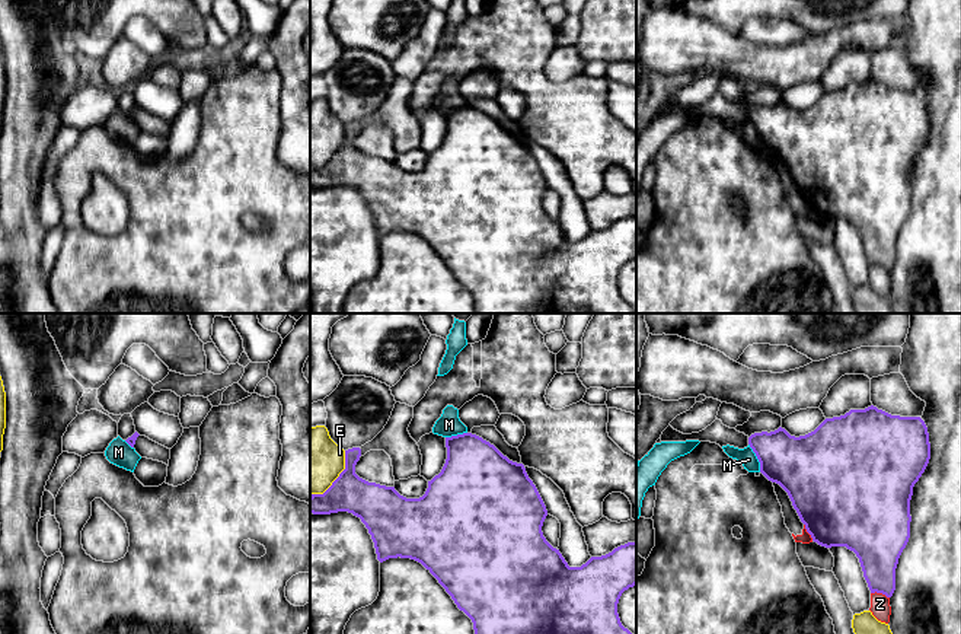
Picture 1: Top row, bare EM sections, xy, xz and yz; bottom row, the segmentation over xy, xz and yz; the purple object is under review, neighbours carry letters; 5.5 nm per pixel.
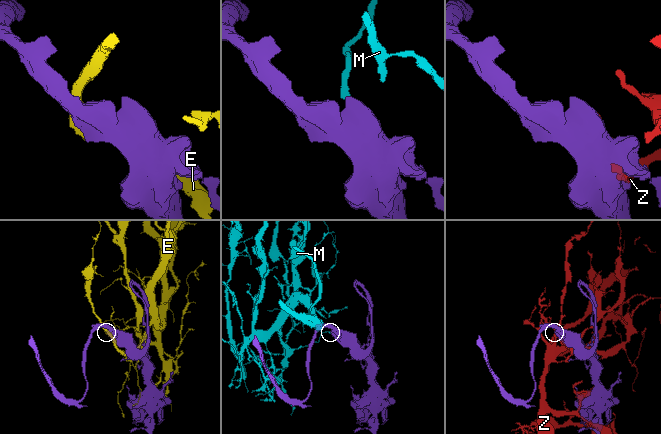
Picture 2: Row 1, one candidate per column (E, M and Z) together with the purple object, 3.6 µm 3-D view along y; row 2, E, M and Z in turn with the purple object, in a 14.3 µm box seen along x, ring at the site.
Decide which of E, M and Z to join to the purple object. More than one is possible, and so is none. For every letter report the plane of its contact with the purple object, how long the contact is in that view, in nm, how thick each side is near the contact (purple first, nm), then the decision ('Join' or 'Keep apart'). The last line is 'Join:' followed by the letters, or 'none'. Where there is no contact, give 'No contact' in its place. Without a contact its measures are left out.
E: Touches purple in xz. Shared border 320 nm. Thickness 220 nm (purple) against 340 nm. Keep apart
M: Touches purple in yz. Shared border 170 nm. Thickness 320 nm (purple) against 90 nm. Keep apart
Z: Touches purple in yz. Shared border 110 nm. Thickness 260 nm (purple) against 110 nm. Keep apart
Join: none

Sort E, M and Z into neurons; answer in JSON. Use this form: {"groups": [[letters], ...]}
{"groups": [["E"], ["M"], ["Z"]]}

